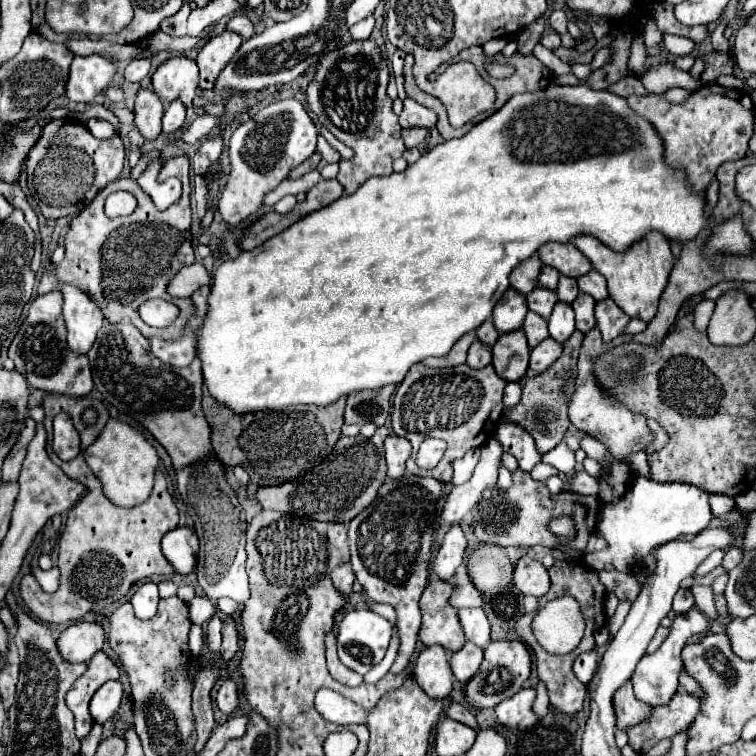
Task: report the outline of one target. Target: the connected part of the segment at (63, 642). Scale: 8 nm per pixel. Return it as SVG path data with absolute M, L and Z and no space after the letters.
M73 623L59 635L57 649L67 663L85 663L103 647L103 641L105 633L101 625Z

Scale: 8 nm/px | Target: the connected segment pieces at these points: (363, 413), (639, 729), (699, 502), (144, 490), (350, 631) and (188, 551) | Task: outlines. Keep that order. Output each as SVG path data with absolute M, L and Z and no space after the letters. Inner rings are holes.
M385 385L383 389L349 395L345 407L345 423L375 423L377 427L381 427L389 417L393 391L395 385Z
M677 691L667 705L651 709L649 721L639 723L627 731L629 745L643 753L661 739L671 739L679 731L689 729L695 715L699 713L699 705L699 697L693 697L687 691Z
M635 477L635 485L627 489L627 497L621 497L615 505L601 507L597 531L607 541L607 547L595 553L587 553L583 557L583 565L599 571L605 567L605 563L611 563L617 571L627 573L657 545L673 541L685 533L697 535L707 529L709 521L709 495L699 487L683 483L655 483L647 477Z
M111 417L99 437L85 449L83 455L89 469L95 473L95 477L99 477L103 493L109 497L111 503L119 507L135 507L149 497L155 469L159 467L159 457L155 447L143 437L143 433L129 423Z
M371 609L345 611L343 619L337 623L337 649L341 663L359 675L365 675L371 665L377 665L385 657L391 635L393 635L393 625L375 611Z
M177 527L177 529L169 531L161 541L161 549L163 549L165 559L175 569L175 573L187 575L195 569L199 539L193 529Z

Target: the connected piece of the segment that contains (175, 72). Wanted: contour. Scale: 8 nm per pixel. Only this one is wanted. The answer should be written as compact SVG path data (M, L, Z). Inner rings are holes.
M171 57L153 73L151 83L153 93L165 103L179 99L185 107L191 107L199 83L197 63L187 57Z

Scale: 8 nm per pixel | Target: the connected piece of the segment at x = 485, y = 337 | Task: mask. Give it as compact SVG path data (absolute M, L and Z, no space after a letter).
M487 319L475 333L477 333L477 339L479 339L483 345L487 345L489 349L495 345L495 341L497 341L497 337L499 337L499 333L497 333L497 329L493 327L493 321L491 321L491 319Z

